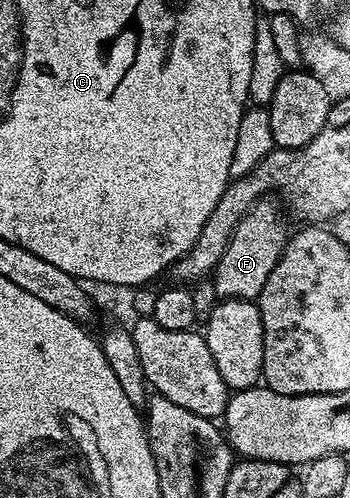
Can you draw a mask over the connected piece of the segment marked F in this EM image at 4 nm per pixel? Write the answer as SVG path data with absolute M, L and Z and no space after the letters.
M272 199L257 201L240 220L226 251L222 251L222 259L218 259L216 268L212 270L210 279L214 283L217 298L226 301L256 301L262 287L266 287L266 279L270 279L270 271L274 271L278 259L288 246L290 228L284 222L285 214L275 200L268 200Z

